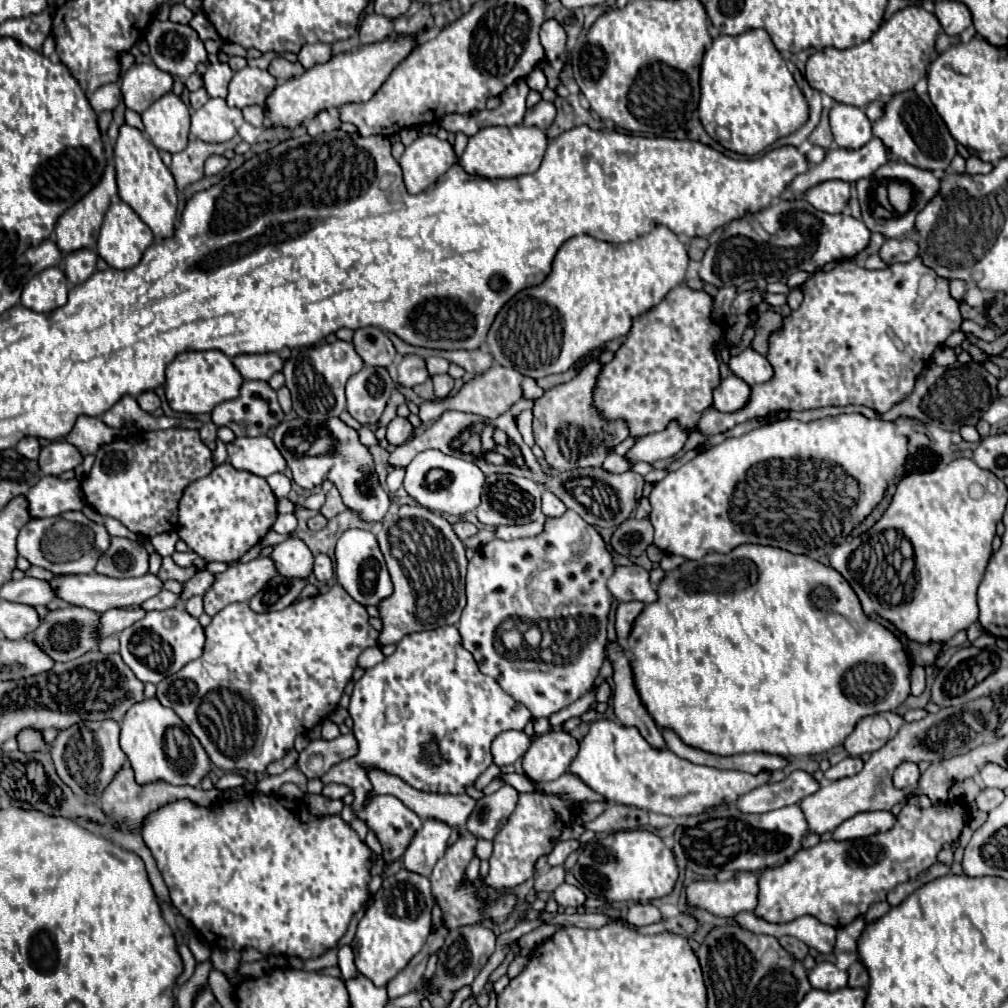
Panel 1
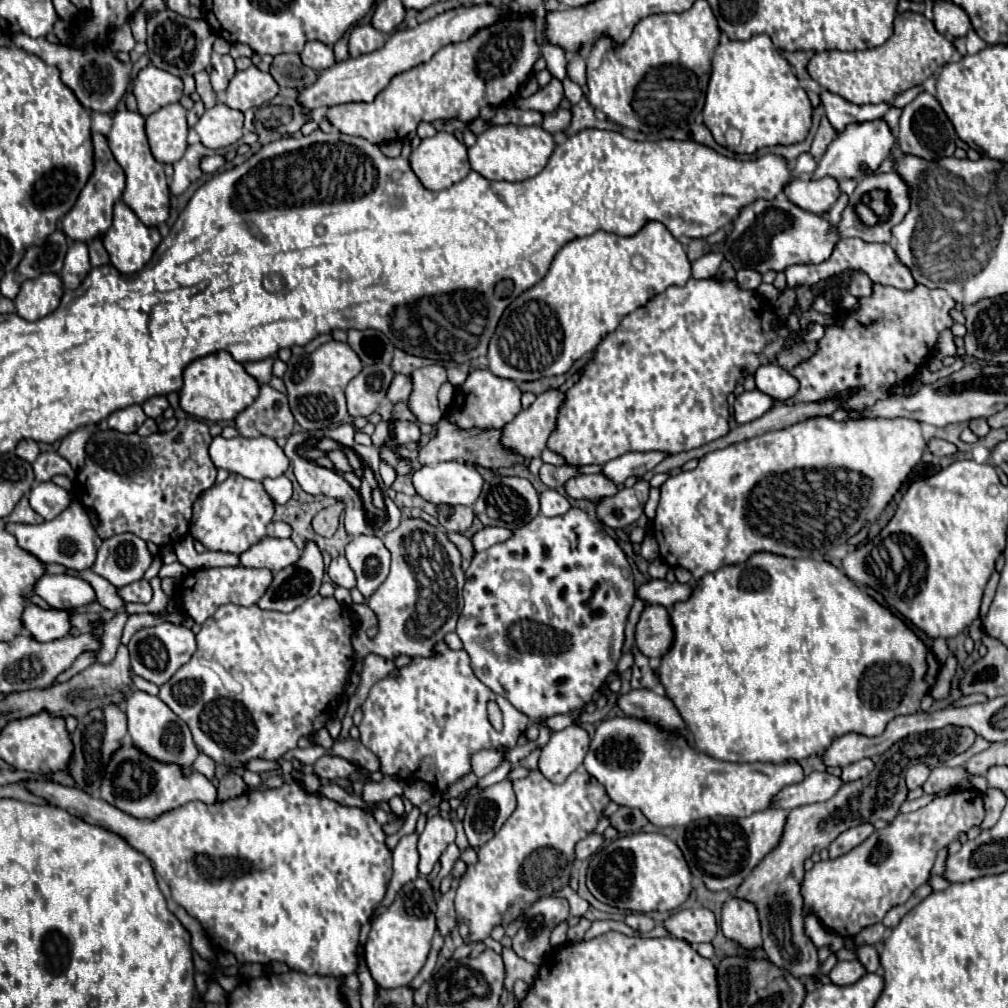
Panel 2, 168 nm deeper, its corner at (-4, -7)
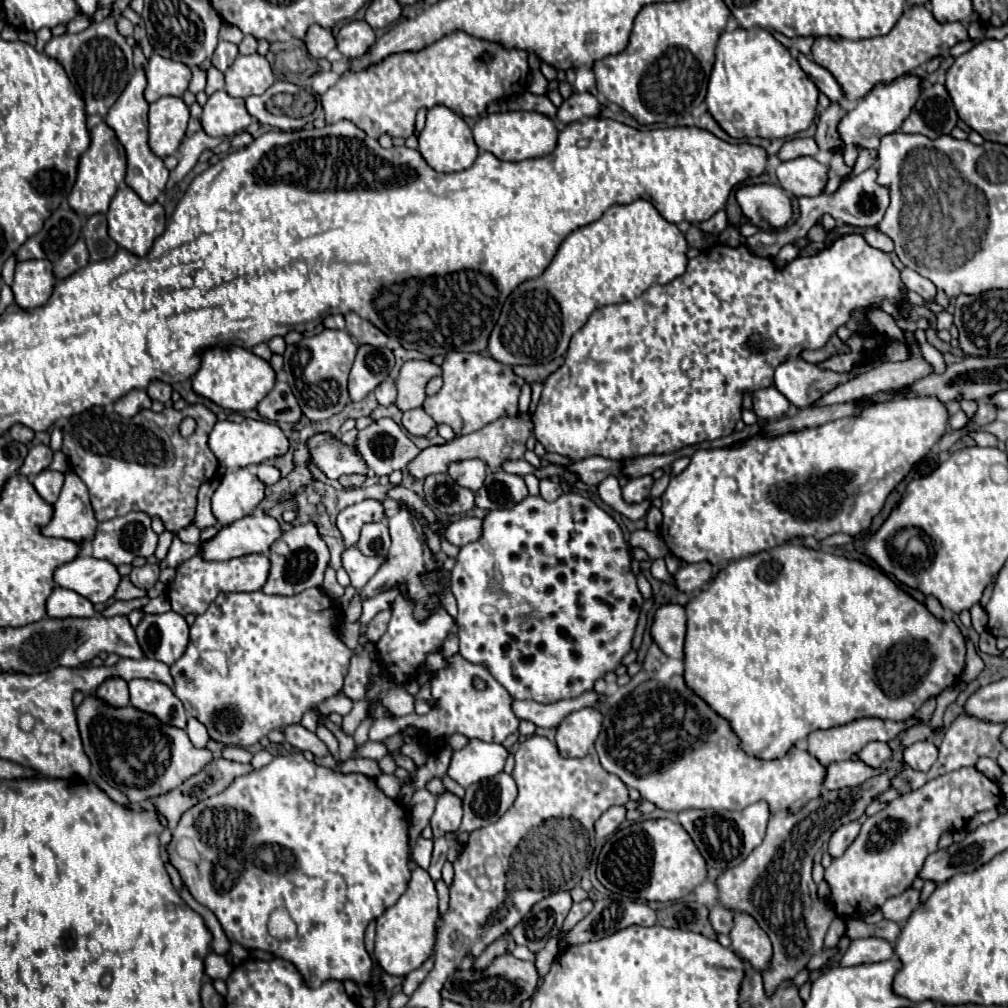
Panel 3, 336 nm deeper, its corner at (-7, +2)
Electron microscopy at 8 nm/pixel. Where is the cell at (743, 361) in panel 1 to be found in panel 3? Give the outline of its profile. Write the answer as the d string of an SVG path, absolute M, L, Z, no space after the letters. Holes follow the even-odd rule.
M786 360L774 372L774 386L782 392L796 408L810 406L824 392L832 390L836 384L848 380L852 374L836 374L830 370L820 370L816 364L800 360Z

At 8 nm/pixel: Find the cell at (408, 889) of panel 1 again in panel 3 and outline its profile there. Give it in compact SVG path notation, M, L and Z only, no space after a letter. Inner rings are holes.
M414 868L406 892L394 906L386 908L386 912L376 920L374 958L380 964L380 968L392 976L406 976L408 972L420 968L434 950L436 920L438 920L438 894L434 882L426 870Z

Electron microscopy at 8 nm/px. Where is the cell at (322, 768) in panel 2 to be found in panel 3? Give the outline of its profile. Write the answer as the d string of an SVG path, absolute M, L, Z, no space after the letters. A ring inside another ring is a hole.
M300 724L298 726L288 726L284 730L284 736L286 740L298 748L298 750L308 750L312 752L316 758L322 758L322 756L328 756L328 746L314 734L314 732L308 732L306 728L302 728Z

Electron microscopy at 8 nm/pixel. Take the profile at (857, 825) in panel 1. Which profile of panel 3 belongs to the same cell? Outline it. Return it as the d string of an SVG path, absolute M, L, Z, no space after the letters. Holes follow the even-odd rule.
M848 822L848 824L840 826L840 828L832 834L832 838L830 838L830 842L828 842L828 852L830 852L832 858L844 854L844 850L846 850L846 848L854 842L854 838L860 834L860 826L862 826L860 822Z

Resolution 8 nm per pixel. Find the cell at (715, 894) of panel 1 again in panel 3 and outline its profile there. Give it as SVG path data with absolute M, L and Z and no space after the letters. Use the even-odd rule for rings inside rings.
M736 914L734 924L730 930L730 940L734 952L742 954L752 968L764 970L772 958L772 944L770 938L760 930L758 922L750 914Z

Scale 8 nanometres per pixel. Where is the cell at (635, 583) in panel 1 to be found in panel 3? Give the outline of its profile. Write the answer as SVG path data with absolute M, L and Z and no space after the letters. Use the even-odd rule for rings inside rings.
M698 562L698 564L682 566L676 574L672 574L672 578L674 578L676 590L686 592L686 594L694 594L710 580L710 564Z

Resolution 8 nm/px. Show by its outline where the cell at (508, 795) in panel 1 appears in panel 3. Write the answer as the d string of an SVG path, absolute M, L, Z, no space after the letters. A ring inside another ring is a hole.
M506 772L468 786L464 796L464 818L460 830L472 832L498 822L514 800L516 782Z

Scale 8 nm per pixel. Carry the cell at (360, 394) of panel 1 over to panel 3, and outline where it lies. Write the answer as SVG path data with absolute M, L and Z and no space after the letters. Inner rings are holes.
M360 346L348 380L348 392L352 402L360 402L370 392L374 392L374 388L388 378L392 368L394 368L392 350Z

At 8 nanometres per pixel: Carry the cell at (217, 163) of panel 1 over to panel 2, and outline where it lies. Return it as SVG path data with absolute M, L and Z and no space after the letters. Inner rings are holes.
M211 155L211 157L205 157L201 159L201 171L203 173L215 173L219 167L223 167L225 159L221 155Z

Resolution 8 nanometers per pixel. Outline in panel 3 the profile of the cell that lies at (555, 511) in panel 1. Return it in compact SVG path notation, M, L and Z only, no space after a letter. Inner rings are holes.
M542 478L542 480L540 480L540 496L542 496L544 500L552 502L552 500L556 500L562 492L564 492L564 490L562 490L560 482L548 480L548 478Z

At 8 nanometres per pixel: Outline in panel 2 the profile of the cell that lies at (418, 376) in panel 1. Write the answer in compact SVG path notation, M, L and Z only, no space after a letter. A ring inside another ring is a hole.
M395 375L389 389L387 389L387 399L391 403L399 403L399 401L407 401L411 391L411 383L407 375Z

